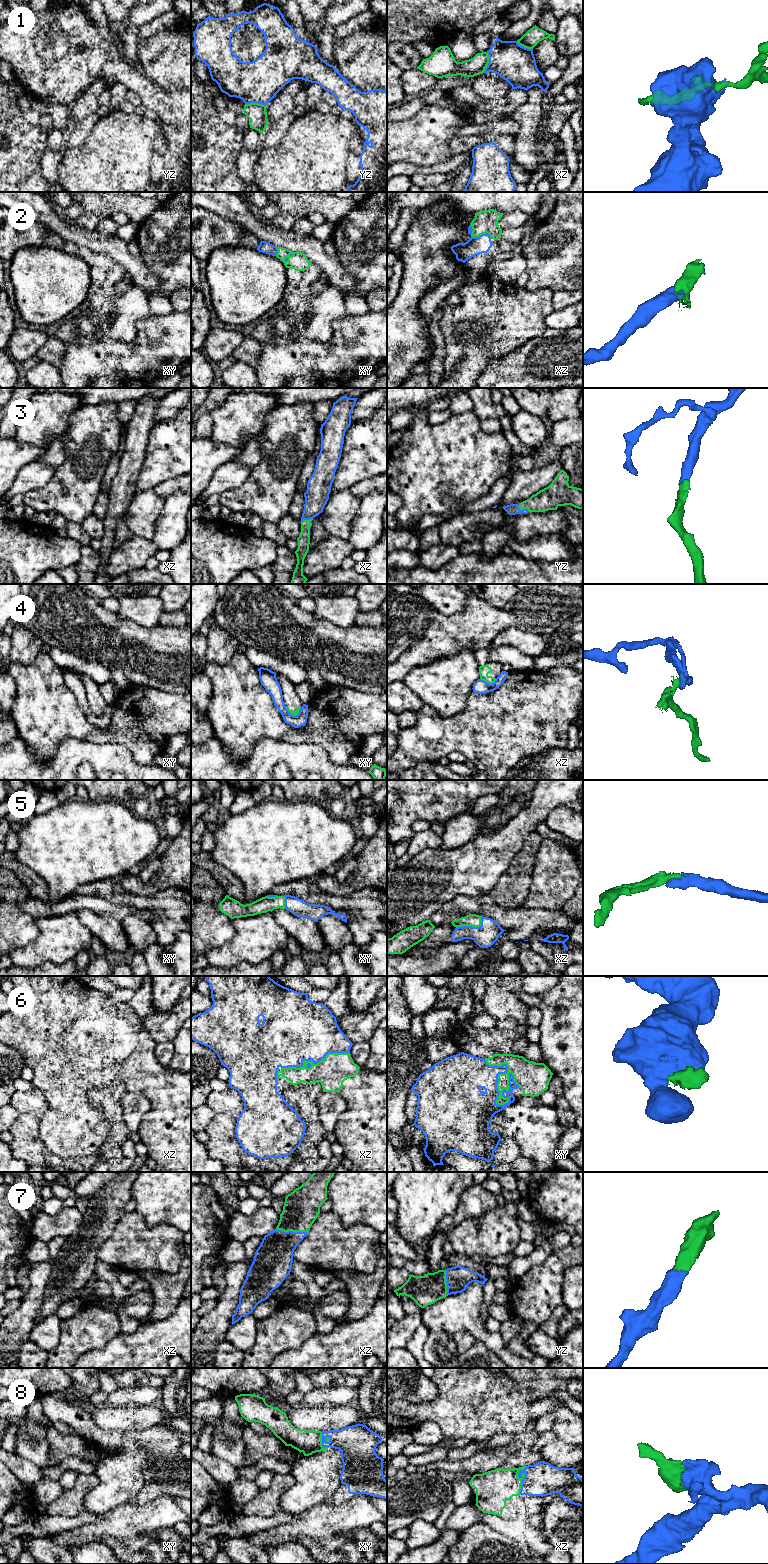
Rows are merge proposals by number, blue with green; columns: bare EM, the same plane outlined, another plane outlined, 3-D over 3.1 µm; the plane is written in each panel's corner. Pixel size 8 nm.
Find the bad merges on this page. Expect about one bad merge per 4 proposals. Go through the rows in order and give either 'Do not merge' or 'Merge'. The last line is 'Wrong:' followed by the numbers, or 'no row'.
1: Do not merge
2: Merge
3: Merge
4: Do not merge
5: Merge
6: Merge
7: Merge
8: Merge
Wrong: 1, 4

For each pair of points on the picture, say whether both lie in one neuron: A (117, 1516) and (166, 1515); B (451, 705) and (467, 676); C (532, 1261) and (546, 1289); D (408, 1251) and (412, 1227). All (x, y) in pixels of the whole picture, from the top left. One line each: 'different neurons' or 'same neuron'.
A: same neuron
B: same neuron
C: different neurons
D: different neurons

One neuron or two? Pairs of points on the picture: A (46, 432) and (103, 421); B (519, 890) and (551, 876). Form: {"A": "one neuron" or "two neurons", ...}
{"A": "two neurons", "B": "two neurons"}

